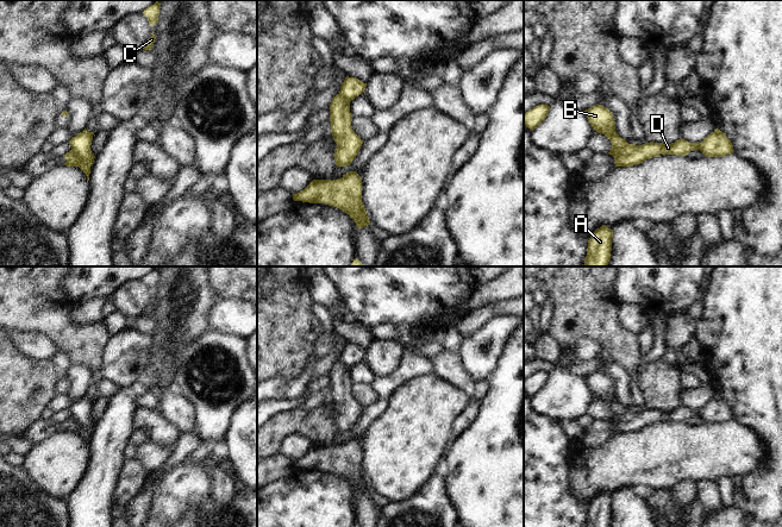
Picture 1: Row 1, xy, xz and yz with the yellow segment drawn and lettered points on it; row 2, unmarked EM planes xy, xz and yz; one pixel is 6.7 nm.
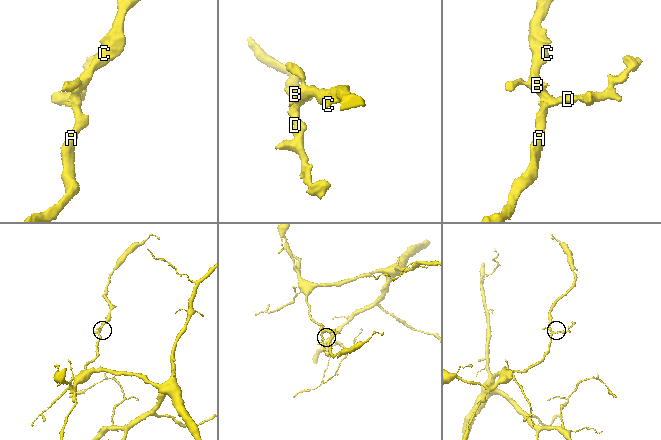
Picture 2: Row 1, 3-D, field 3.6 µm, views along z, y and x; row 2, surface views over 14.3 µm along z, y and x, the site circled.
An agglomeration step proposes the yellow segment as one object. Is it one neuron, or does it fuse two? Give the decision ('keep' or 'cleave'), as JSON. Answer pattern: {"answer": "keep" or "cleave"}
{"answer": "cleave"}

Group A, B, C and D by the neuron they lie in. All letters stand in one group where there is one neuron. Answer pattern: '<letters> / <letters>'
A B C / D

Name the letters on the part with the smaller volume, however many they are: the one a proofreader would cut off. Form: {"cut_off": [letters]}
{"cut_off": ["D"]}

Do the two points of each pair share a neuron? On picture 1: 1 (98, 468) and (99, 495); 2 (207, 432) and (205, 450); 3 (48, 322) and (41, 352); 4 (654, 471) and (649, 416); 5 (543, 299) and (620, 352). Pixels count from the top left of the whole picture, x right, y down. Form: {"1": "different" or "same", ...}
{"1": "same", "2": "different", "3": "different", "4": "different", "5": "different"}

